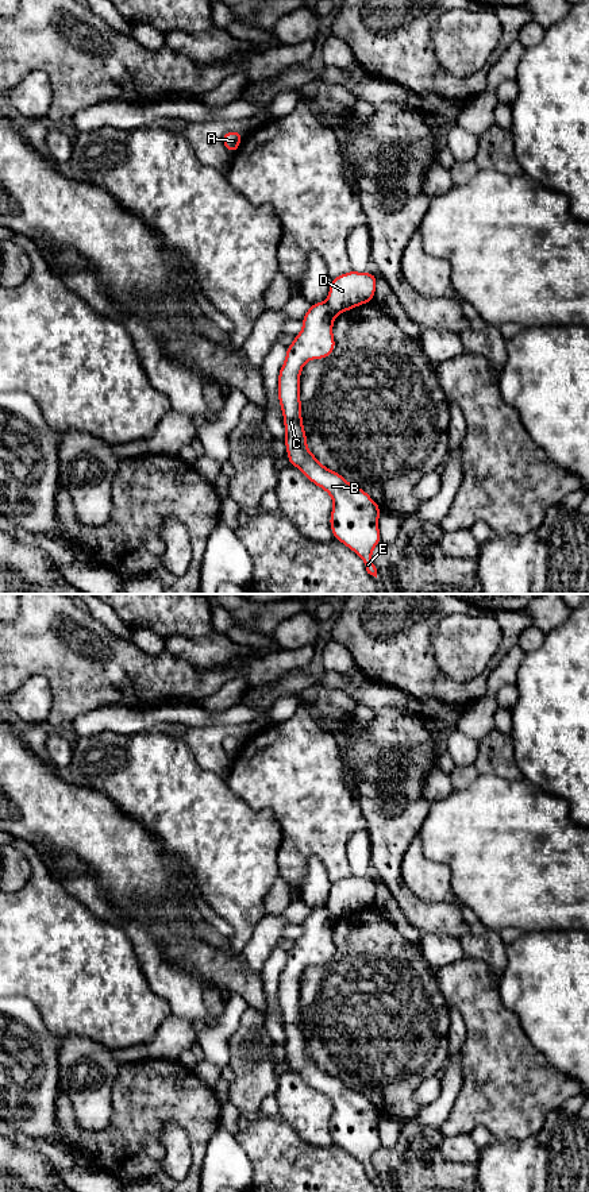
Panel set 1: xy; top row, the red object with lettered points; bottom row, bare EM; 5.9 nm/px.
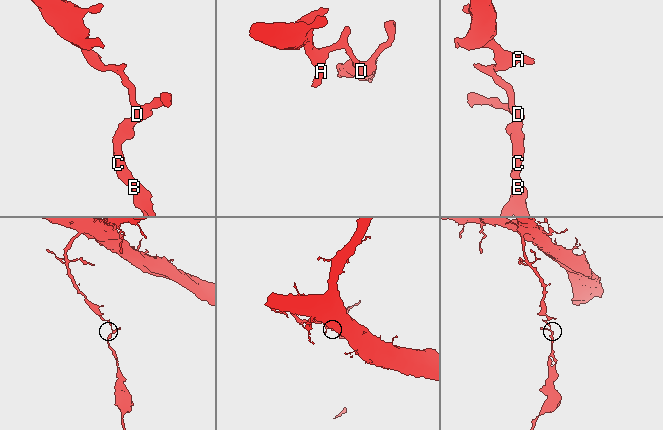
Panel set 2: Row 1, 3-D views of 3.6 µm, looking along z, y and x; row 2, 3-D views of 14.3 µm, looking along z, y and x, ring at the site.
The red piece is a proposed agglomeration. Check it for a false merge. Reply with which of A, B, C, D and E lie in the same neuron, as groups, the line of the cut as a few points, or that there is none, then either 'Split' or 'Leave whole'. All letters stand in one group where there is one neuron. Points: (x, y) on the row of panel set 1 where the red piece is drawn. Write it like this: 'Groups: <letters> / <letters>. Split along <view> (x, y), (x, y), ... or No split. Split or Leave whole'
Groups: A D / B C E. Split along xy (324, 303), (335, 315). Split

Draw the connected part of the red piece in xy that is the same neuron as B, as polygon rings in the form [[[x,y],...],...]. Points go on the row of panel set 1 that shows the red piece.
[[[326,302],[311,304],[301,319],[304,327],[286,348],[286,359],[278,373],[278,401],[284,414],[285,445],[289,464],[326,490],[334,508],[330,517],[335,539],[362,558],[367,574],[377,578],[372,551],[381,541],[378,517],[381,508],[370,495],[349,483],[340,474],[324,467],[307,448],[300,401],[300,374],[311,359],[324,359],[335,350],[332,324],[335,313]]]

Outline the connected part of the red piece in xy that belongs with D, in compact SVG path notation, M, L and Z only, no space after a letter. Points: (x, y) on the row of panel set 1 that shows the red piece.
M354 270L332 278L330 293L326 300L327 306L336 315L355 306L373 301L377 286L377 277Z

